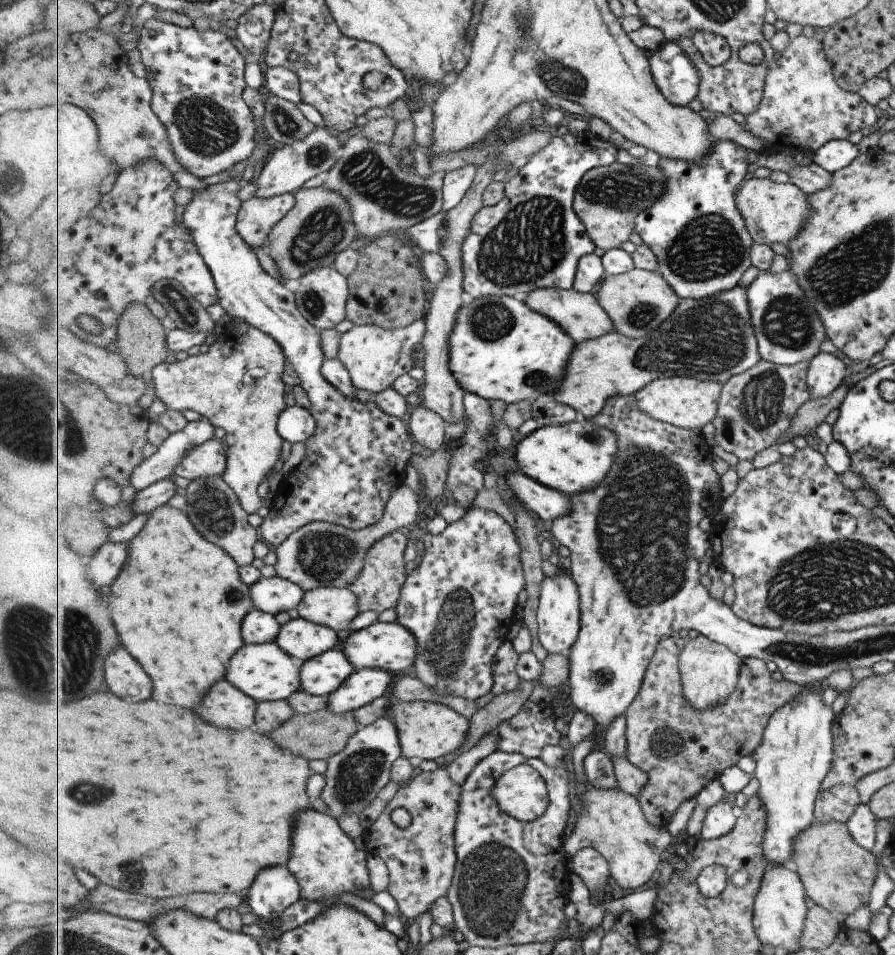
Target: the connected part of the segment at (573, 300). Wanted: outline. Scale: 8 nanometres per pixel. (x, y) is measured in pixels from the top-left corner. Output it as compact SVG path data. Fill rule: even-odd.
M539 288L527 296L527 306L551 320L555 320L562 329L573 337L576 343L599 338L615 331L615 324L609 318L607 310L601 306L598 298L591 293L582 293L577 289Z

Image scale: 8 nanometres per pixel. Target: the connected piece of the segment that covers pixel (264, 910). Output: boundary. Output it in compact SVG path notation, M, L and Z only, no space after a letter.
M285 864L261 870L251 888L247 889L246 902L257 915L256 924L269 927L273 920L301 898L301 886Z

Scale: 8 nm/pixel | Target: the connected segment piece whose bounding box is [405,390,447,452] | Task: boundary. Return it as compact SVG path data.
M417 390L405 398L409 404L408 429L413 439L433 452L445 447L447 444L445 442L447 440L447 434L445 434L446 420L423 404L421 390Z

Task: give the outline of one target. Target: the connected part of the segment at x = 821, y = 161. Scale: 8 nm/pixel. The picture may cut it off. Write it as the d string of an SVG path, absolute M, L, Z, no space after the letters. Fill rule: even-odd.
M837 139L825 142L811 154L811 158L817 166L831 174L835 170L845 168L858 154L856 145L847 139Z

